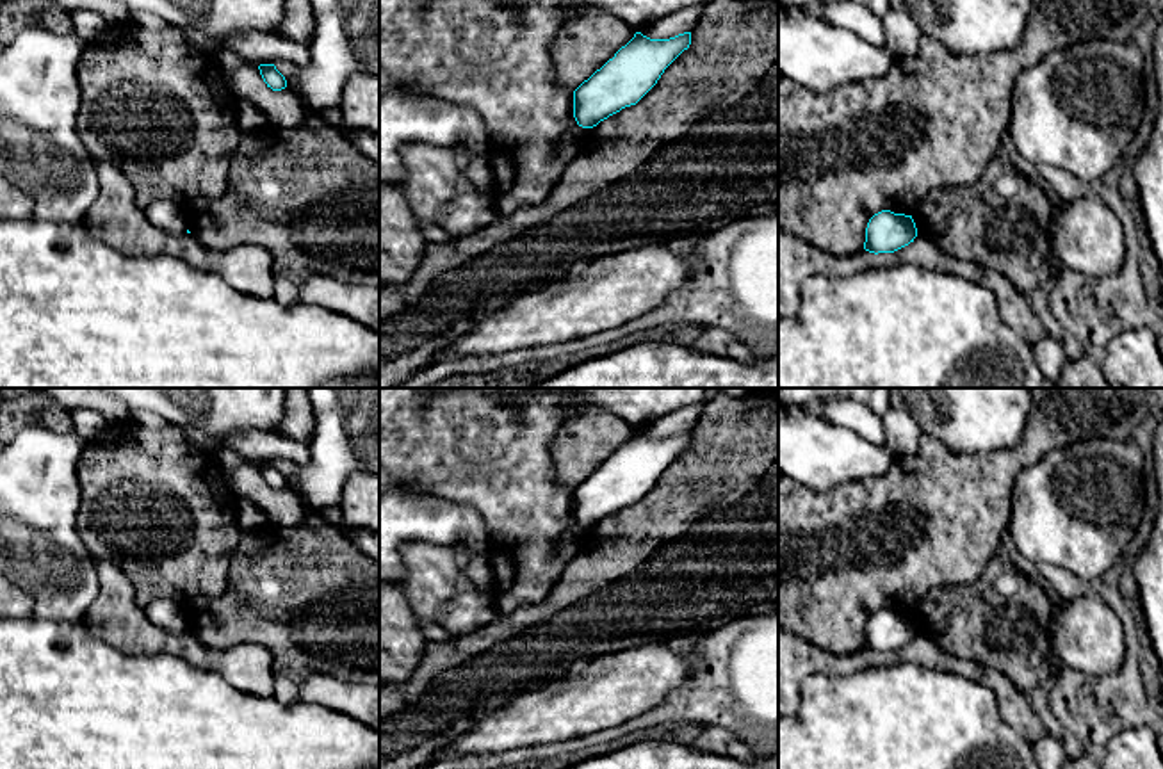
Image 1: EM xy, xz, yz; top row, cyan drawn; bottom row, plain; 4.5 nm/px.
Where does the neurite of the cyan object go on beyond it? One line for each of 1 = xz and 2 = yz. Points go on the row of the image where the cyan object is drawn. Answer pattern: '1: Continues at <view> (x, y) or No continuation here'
1: No continuation here
2: No continuation here

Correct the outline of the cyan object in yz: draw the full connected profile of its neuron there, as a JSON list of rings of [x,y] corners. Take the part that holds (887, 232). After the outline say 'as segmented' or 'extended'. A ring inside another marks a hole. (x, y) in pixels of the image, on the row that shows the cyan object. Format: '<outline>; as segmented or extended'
[[[882,210],[874,214],[866,228],[864,249],[869,253],[894,253],[917,237],[912,215]]]; as segmented

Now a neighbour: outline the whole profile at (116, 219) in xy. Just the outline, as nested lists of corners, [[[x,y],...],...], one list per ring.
[[[96,164],[100,194],[87,210],[82,226],[89,237],[126,256],[171,255],[196,269],[212,272],[235,290],[274,297],[272,255],[255,244],[212,249],[191,233],[173,235],[150,223],[135,201],[135,190],[112,164]]]

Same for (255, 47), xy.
[[[180,28],[192,50],[219,53],[221,48],[240,53],[248,62],[276,64],[280,61],[306,66],[312,61],[310,46],[269,32],[237,32],[223,39],[216,39],[198,28]]]

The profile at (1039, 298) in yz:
[[[1056,272],[1042,287],[1037,287],[1031,292],[1028,292],[1026,299],[1033,308],[1035,315],[1040,319],[1047,335],[1061,342],[1065,358],[1069,361],[1078,361],[1085,356],[1081,344],[1058,324],[1058,320],[1049,310],[1049,295],[1054,287],[1056,287]]]

